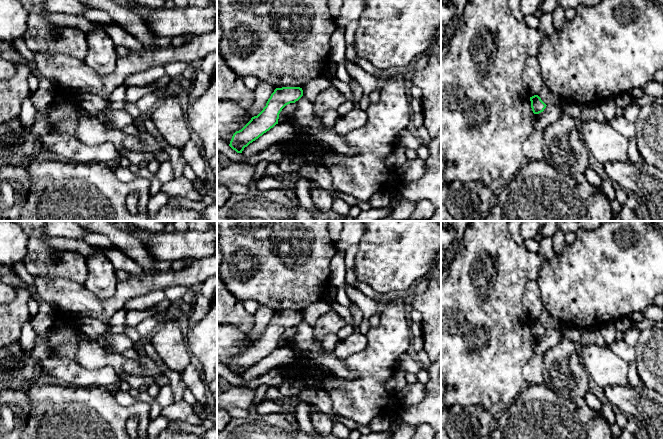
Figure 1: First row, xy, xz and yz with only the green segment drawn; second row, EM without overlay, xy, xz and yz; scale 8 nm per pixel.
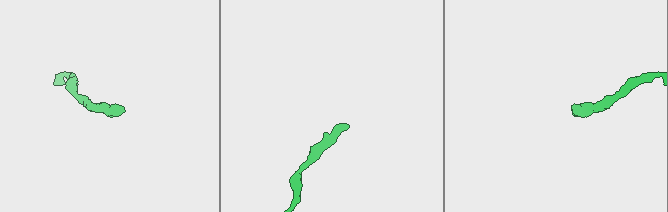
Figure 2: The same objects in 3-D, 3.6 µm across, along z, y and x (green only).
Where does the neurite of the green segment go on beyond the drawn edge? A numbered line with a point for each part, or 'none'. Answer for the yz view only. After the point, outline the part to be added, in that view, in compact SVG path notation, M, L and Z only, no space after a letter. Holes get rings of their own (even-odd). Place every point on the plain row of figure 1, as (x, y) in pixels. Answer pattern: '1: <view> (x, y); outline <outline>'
none

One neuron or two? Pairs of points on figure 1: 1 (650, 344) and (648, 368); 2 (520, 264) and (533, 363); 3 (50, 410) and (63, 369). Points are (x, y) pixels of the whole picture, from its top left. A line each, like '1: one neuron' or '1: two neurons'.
1: one neuron
2: two neurons
3: two neurons

